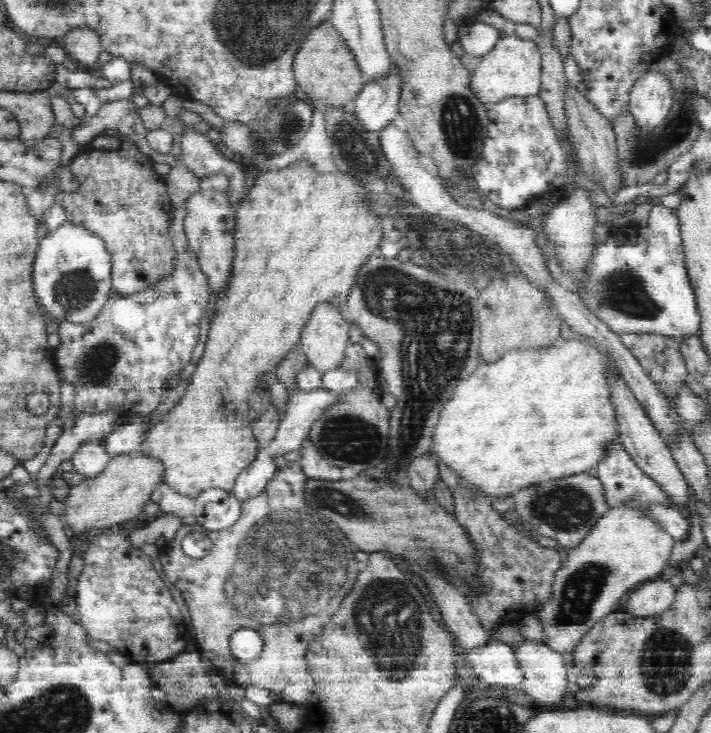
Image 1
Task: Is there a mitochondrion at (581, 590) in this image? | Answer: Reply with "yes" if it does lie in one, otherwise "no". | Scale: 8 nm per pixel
yes

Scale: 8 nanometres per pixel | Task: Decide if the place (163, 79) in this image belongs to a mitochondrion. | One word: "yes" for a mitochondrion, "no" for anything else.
no

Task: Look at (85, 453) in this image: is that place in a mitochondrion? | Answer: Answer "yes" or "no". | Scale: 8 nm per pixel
no

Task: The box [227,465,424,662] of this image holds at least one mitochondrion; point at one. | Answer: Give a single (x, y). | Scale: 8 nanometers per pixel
(342, 507)

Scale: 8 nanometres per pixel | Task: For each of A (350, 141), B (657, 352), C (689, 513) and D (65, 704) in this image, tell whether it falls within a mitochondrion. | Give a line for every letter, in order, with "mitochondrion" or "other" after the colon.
A: mitochondrion
B: other
C: other
D: mitochondrion

